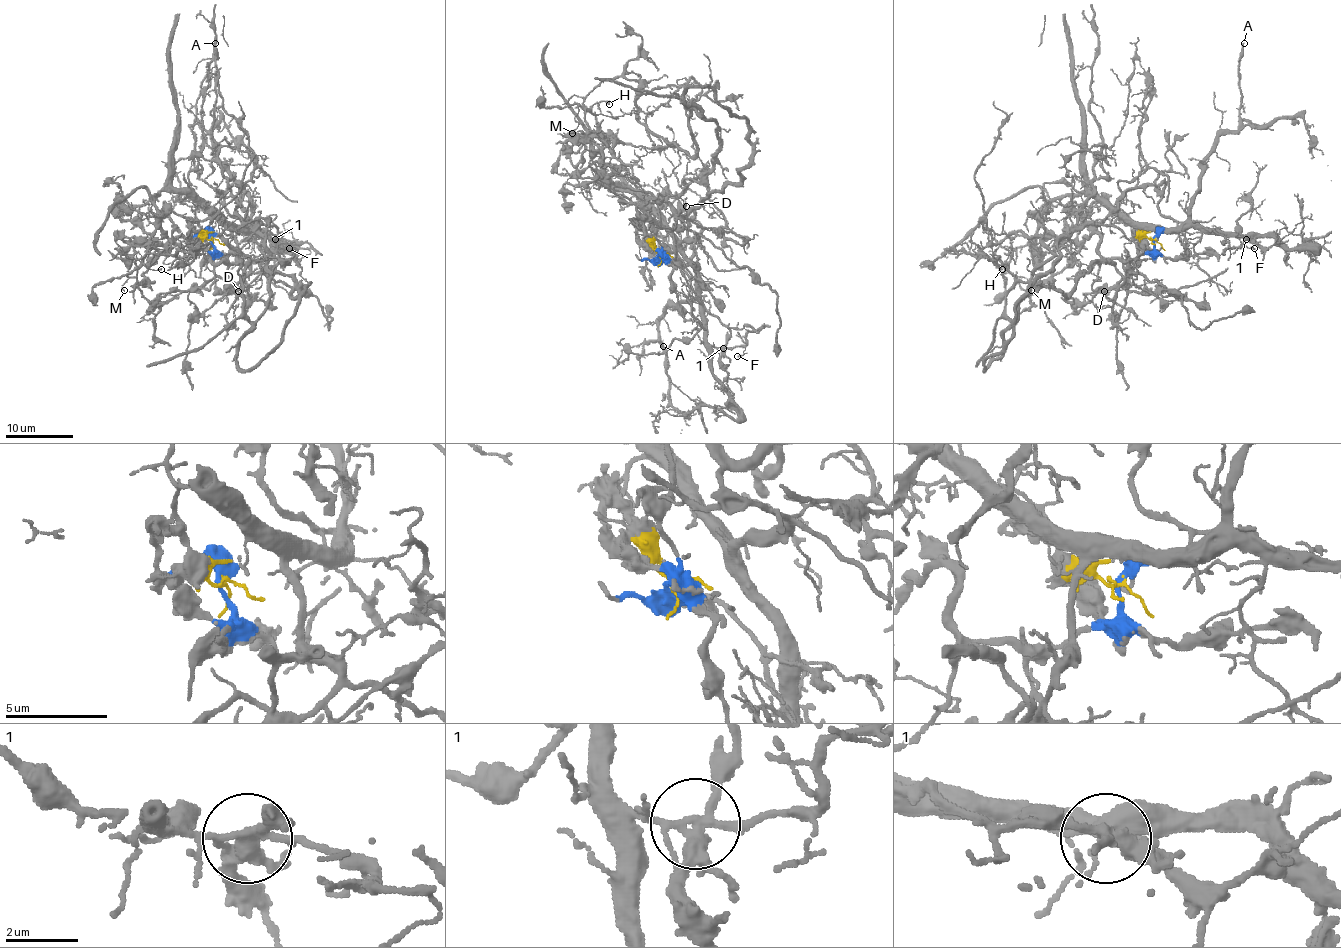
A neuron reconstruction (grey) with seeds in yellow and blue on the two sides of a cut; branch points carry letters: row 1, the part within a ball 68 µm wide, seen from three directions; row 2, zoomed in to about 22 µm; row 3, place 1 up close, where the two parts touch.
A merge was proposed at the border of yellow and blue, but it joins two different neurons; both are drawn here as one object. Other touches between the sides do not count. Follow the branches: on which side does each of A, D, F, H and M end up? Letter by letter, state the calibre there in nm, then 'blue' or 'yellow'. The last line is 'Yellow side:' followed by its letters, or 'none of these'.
A: 190 nm | yellow
D: 120 nm | blue
F: 130 nm | yellow
H: 200 nm | yellow
M: 90 nm | yellow
Yellow side: A, F, H, M

